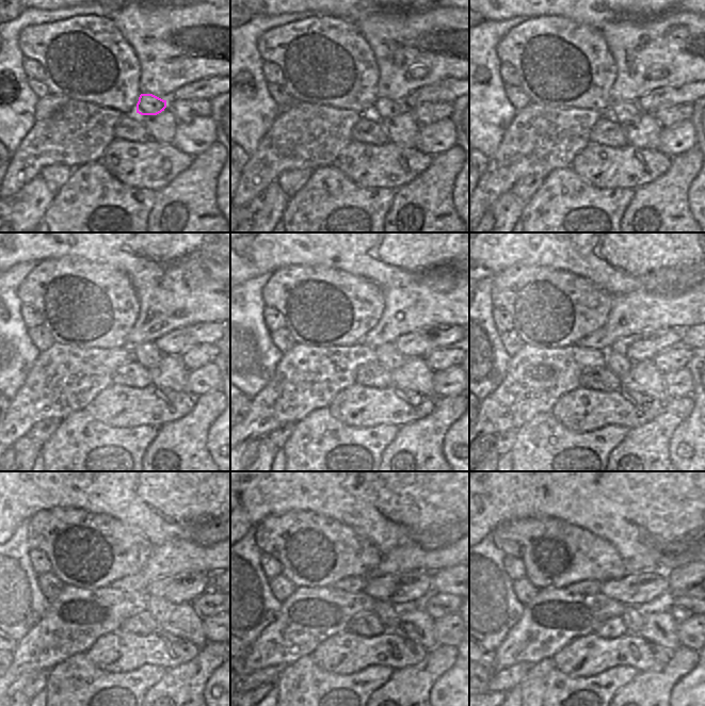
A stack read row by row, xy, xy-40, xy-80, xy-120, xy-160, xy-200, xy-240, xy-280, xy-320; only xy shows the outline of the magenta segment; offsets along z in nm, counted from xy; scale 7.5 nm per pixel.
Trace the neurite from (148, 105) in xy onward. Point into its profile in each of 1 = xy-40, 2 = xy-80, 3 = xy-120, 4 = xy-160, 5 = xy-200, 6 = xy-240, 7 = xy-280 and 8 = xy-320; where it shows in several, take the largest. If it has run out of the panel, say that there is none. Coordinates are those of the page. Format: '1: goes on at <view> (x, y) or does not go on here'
1: goes on at xy-40 (384, 109)
2: goes on at xy-80 (625, 112)
3: goes on at xy-120 (147, 354)
4: goes on at xy-160 (386, 354)
5: goes on at xy-200 (626, 363)
6: goes on at xy-240 (148, 607)
7: goes on at xy-280 (386, 611)
8: goes on at xy-320 (631, 618)

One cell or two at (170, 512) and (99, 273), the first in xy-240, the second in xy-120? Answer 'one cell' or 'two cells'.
two cells

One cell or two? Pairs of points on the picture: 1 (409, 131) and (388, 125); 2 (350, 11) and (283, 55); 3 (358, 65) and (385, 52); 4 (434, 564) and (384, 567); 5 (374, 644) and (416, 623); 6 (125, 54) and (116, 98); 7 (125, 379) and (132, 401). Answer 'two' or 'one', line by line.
1: one
2: two
3: two
4: one
5: two
6: one
7: two

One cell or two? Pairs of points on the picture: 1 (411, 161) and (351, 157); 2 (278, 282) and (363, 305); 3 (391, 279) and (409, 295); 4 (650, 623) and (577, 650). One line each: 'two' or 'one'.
1: one
2: one
3: two
4: two

